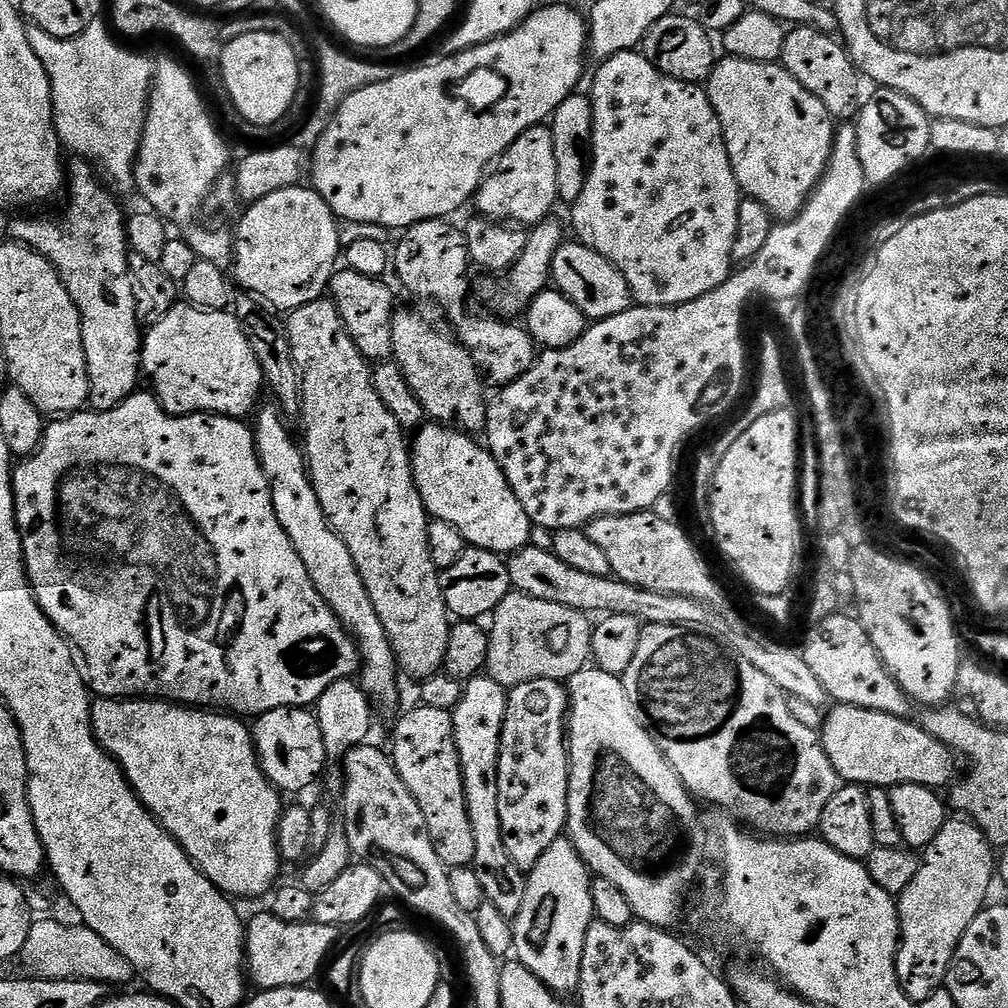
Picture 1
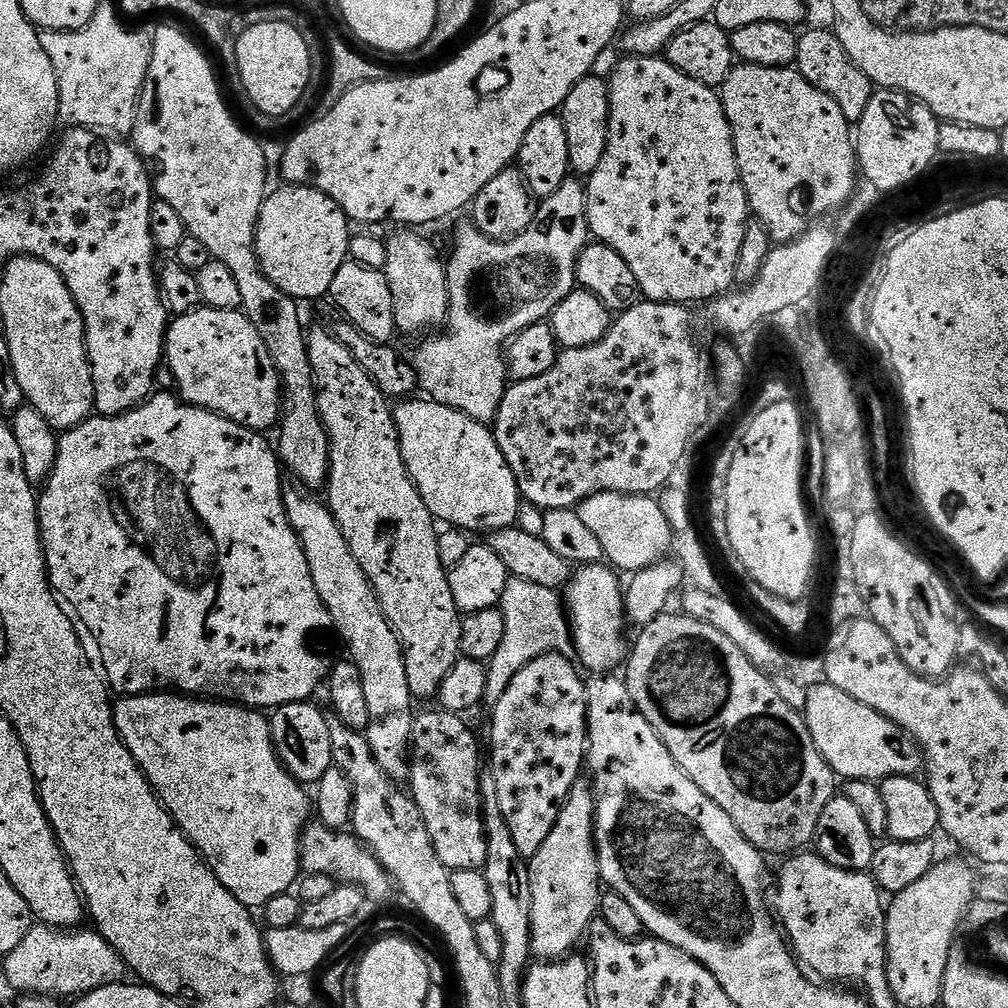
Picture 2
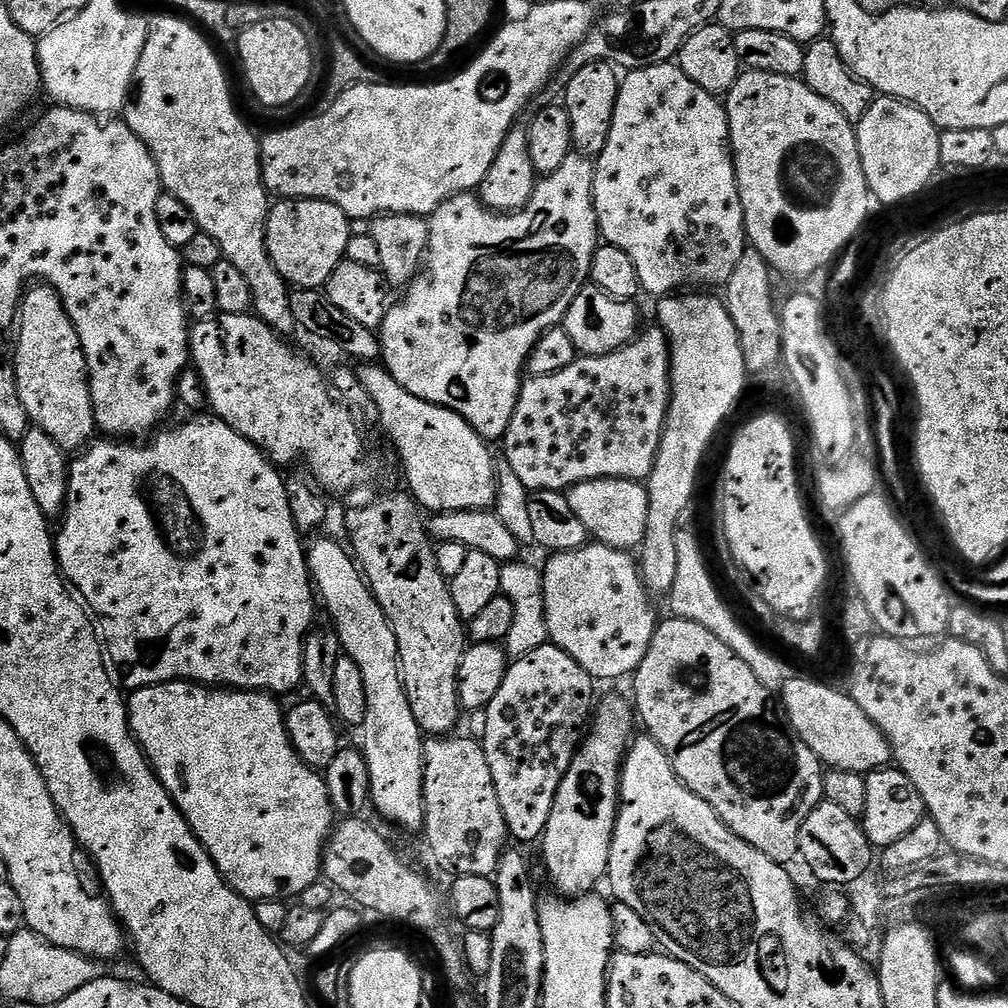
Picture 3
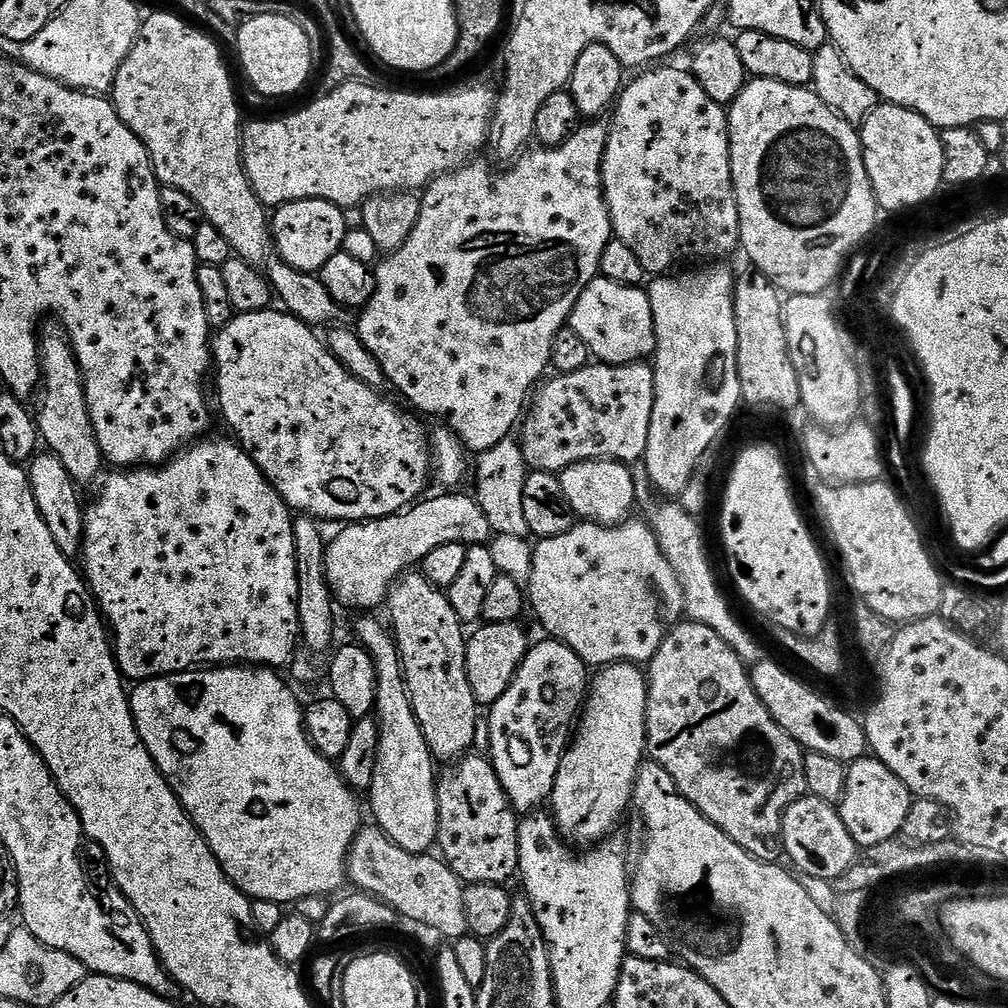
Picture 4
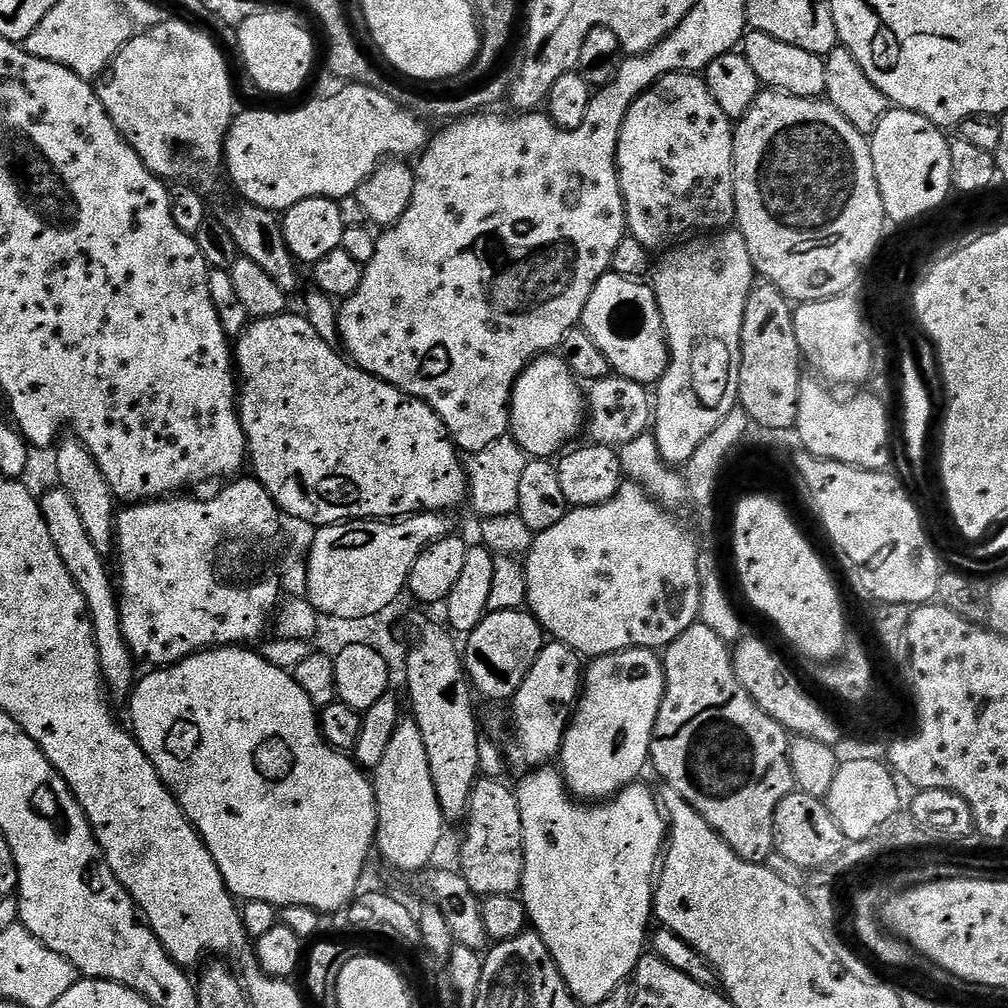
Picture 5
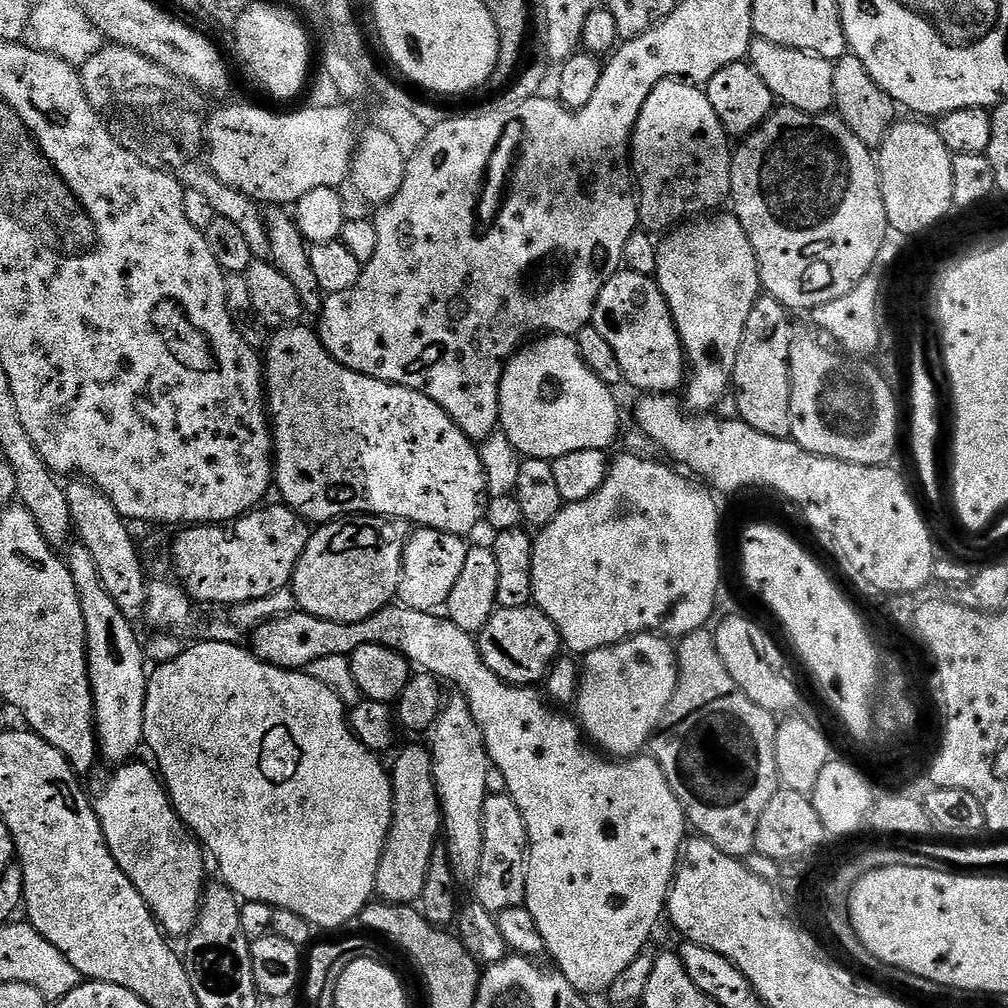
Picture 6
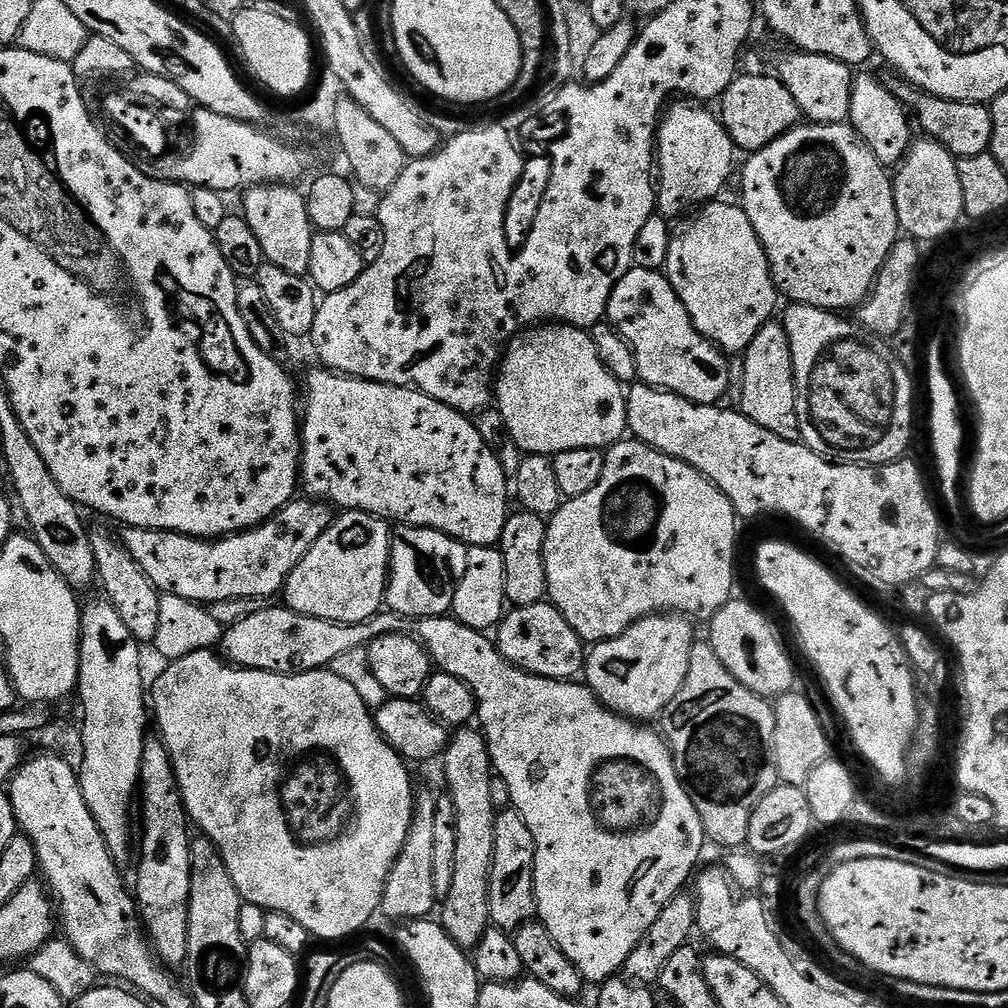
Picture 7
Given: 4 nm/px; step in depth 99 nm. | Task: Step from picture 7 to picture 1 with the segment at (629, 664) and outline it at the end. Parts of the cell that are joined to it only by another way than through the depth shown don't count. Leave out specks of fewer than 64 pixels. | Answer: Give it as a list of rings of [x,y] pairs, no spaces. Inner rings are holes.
[[[561,838],[538,858],[538,862],[527,873],[528,885],[526,886],[526,898],[522,898],[522,910],[514,917],[512,933],[514,934],[514,956],[519,963],[530,970],[538,979],[557,994],[575,993],[580,986],[580,971],[582,970],[582,954],[586,946],[586,930],[590,930],[592,921],[596,915],[594,910],[594,898],[592,897],[591,872],[584,864],[584,859],[578,854],[578,850],[572,841]]]

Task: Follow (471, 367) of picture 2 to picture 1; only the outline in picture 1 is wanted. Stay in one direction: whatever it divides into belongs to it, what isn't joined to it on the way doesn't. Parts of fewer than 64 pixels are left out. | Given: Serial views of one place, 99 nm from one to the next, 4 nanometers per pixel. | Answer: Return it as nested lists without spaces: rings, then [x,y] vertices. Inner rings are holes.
[[[552,218],[542,220],[531,229],[526,250],[522,250],[522,254],[513,262],[511,268],[503,274],[485,275],[485,280],[480,284],[480,300],[488,304],[489,313],[499,314],[504,318],[515,317],[512,316],[515,312],[523,313],[532,299],[549,287],[552,259],[565,239],[563,230],[554,220]]]

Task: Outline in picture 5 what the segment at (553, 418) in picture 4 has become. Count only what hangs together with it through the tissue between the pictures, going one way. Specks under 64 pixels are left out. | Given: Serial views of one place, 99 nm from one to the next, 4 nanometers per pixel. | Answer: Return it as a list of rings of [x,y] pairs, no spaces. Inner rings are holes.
[[[610,374],[601,380],[591,381],[586,388],[586,436],[594,444],[620,449],[626,442],[634,442],[643,432],[649,431],[654,420],[654,400],[643,384]]]

